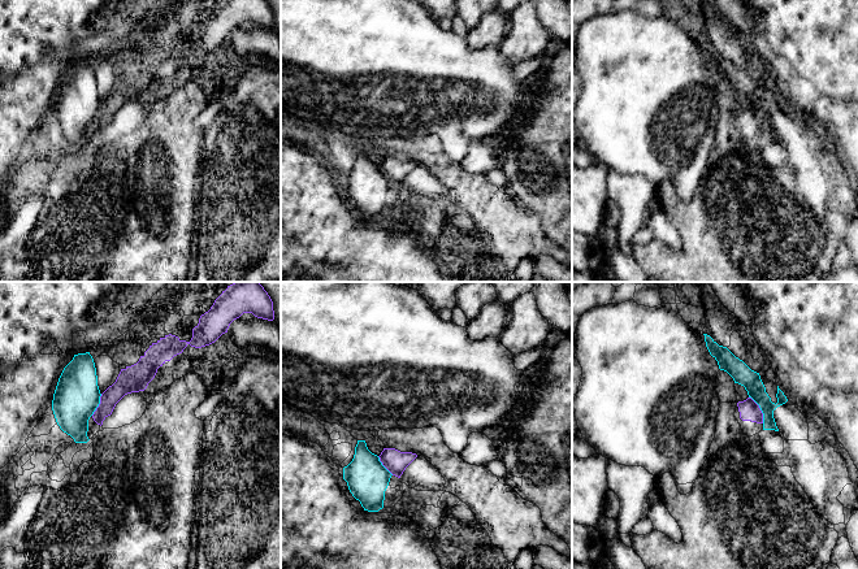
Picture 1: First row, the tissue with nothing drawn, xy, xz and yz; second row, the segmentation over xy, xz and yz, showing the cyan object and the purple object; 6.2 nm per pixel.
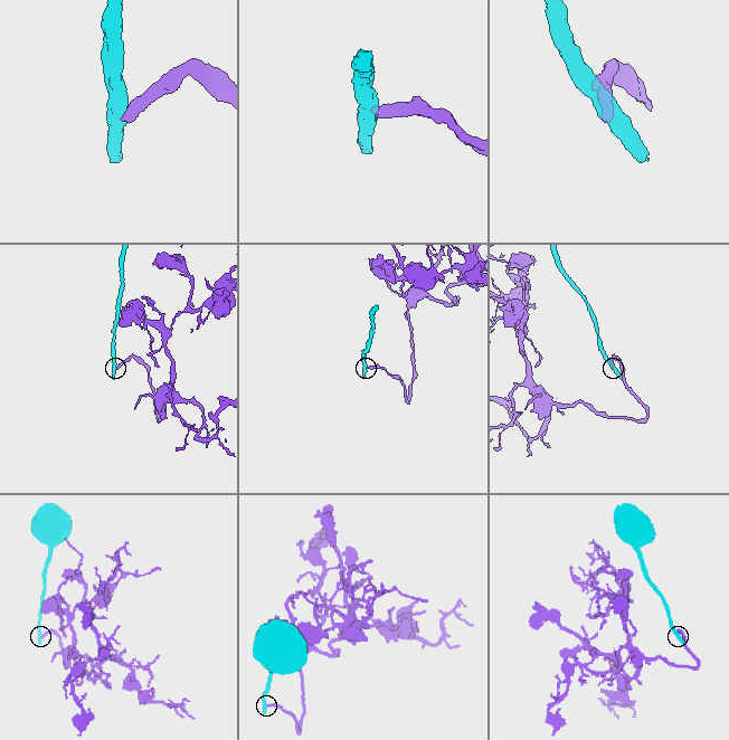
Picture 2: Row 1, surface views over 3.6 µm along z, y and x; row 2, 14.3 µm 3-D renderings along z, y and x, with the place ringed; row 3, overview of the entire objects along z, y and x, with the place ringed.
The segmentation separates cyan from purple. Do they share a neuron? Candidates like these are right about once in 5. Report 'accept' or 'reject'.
reject

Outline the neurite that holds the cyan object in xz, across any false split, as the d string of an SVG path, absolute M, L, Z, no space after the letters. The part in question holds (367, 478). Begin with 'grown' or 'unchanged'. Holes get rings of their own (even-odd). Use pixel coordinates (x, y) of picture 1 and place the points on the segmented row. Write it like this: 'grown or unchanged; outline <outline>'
unchanged; outline M358 440L352 461L343 468L343 479L364 511L378 512L384 508L391 475L380 457L368 449L365 440Z

